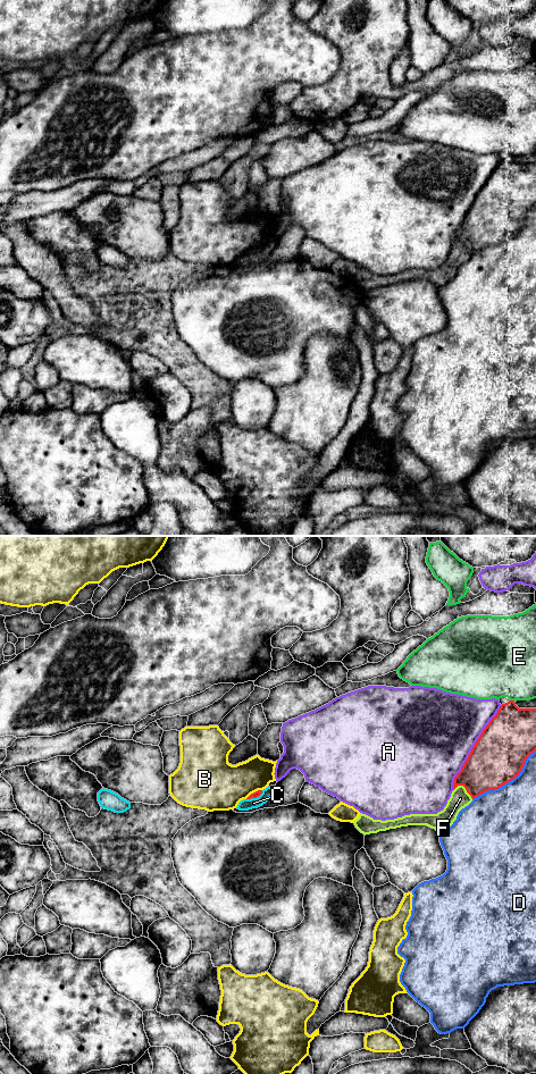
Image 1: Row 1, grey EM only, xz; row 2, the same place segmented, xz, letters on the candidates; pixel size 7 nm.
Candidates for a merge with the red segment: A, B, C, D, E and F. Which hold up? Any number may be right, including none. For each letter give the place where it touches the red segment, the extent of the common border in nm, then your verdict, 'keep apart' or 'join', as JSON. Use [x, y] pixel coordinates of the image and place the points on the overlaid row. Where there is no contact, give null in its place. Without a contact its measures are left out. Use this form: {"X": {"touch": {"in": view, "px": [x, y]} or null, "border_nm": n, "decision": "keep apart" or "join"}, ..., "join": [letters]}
{"A": {"touch": {"in": "xz", "px": [472, 747]}, "border_nm": 700, "decision": "keep apart"}, "B": {"touch": {"in": "xz", "px": [253, 793]}, "border_nm": 140, "decision": "keep apart"}, "C": {"touch": {"in": "xz", "px": [254, 797]}, "border_nm": 140, "decision": "keep apart"}, "D": {"touch": {"in": "xz", "px": [508, 781]}, "border_nm": 550, "decision": "keep apart"}, "E": {"touch": {"in": "xz", "px": [512, 701]}, "border_nm": 30, "decision": "keep apart"}, "F": {"touch": {"in": "xz", "px": [465, 787]}, "border_nm": 160, "decision": "keep apart"}, "join": []}

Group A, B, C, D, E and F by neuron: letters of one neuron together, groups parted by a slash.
A / B / C / D / E / F

